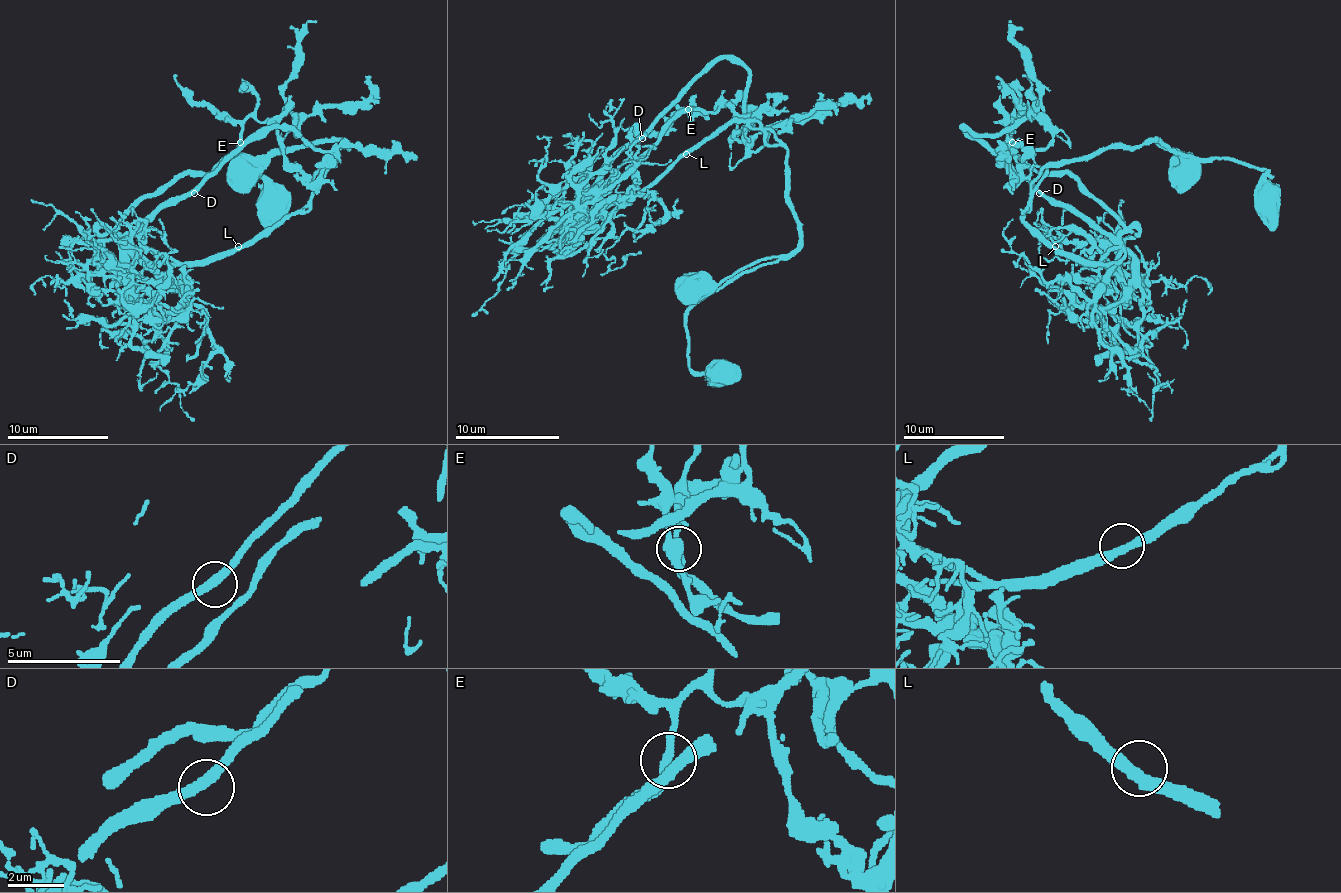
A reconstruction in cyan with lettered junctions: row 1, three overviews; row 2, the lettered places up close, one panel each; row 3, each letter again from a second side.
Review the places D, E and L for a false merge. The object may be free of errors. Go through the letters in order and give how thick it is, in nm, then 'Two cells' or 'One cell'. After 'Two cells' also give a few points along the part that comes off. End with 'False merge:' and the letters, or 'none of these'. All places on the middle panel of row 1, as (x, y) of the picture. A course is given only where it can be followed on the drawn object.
D: Thickness 320 nm. One cell
E: Thickness 260 nm. One cell
L: Thickness 280 nm. Two cells. Course of the part to remove: (686, 153), (584, 226), (563, 224), (686, 109), (712, 112), (725, 104), (756, 117), (782, 96)
False merge: L

